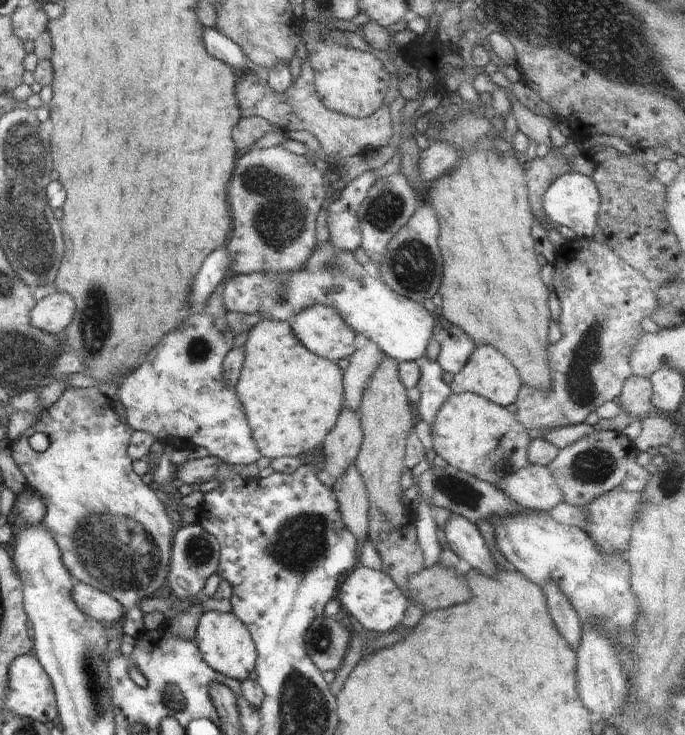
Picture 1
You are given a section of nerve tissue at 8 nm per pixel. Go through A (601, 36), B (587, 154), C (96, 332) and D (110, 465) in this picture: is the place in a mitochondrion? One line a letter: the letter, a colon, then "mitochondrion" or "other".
A: mitochondrion
B: other
C: mitochondrion
D: other

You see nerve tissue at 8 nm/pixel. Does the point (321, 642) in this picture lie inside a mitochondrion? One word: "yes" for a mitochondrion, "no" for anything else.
yes

